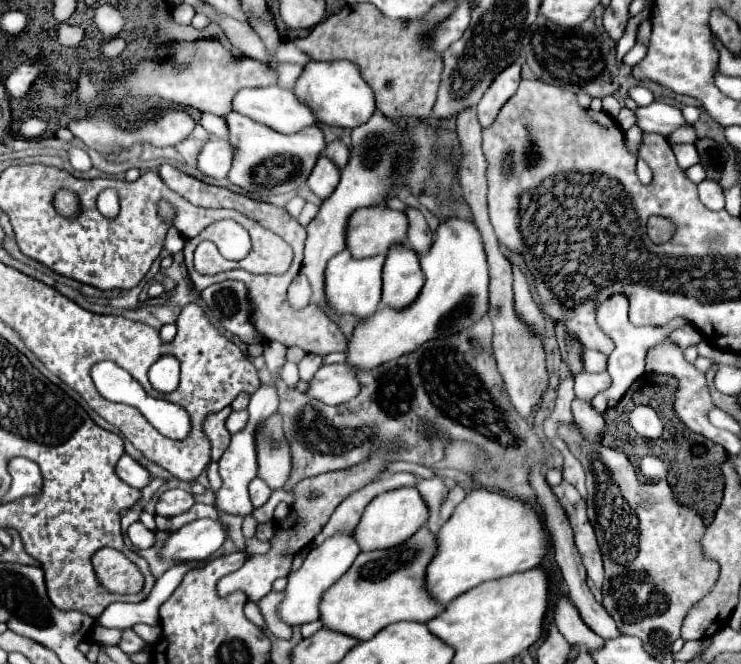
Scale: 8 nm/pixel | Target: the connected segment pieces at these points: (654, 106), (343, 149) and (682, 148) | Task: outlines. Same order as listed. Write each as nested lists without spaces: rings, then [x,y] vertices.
[[[653,101],[647,107],[637,107],[635,115],[637,115],[637,125],[643,131],[655,131],[665,137],[669,137],[679,127],[689,127],[679,107],[661,101]]]
[[[335,139],[333,143],[327,145],[325,149],[325,155],[337,165],[337,167],[345,167],[347,161],[349,161],[349,151],[347,151],[347,145],[341,141],[341,139]]]
[[[671,143],[671,147],[673,147],[673,153],[675,153],[677,163],[679,163],[681,169],[687,169],[687,167],[699,163],[699,155],[697,155],[693,145],[673,145]]]

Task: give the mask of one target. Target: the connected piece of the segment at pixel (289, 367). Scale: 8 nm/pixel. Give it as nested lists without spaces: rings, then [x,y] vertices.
[[[287,361],[287,363],[285,363],[281,369],[279,369],[277,377],[279,377],[281,381],[285,381],[289,387],[293,387],[293,385],[299,381],[299,375],[297,375],[297,365]]]

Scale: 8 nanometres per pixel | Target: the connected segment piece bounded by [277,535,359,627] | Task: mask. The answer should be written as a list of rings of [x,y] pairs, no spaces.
[[[335,535],[331,539],[327,539],[325,543],[321,543],[319,547],[311,549],[309,555],[305,557],[303,565],[289,573],[287,577],[287,587],[283,591],[283,601],[277,607],[277,615],[283,623],[295,627],[295,625],[303,625],[303,623],[311,623],[319,619],[319,599],[323,595],[323,591],[327,587],[331,587],[331,583],[335,583],[355,561],[355,557],[359,555],[359,547],[355,543],[355,539],[351,539],[351,535]]]

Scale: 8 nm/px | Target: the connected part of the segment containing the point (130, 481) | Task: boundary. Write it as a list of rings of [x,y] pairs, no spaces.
[[[127,453],[119,459],[115,471],[117,471],[117,477],[131,487],[141,489],[149,483],[149,471],[145,467],[141,467],[135,459],[131,459]]]

